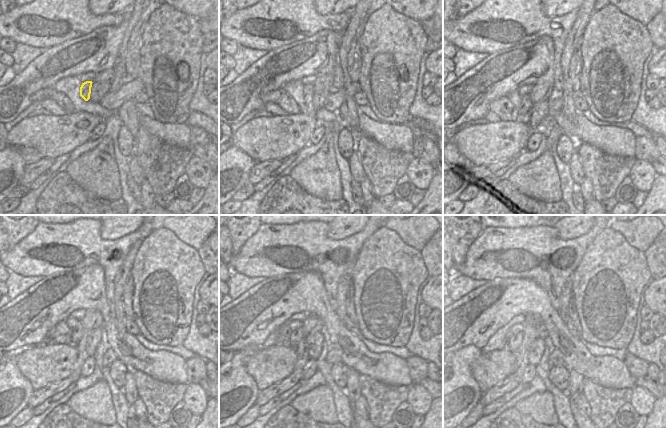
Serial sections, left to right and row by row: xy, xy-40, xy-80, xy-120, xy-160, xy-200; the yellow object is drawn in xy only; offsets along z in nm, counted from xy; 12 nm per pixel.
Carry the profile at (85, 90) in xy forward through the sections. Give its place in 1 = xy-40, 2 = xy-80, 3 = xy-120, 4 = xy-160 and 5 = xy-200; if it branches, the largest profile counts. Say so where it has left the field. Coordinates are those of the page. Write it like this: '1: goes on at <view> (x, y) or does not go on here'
1: goes on at xy-40 (308, 91)
2: goes on at xy-80 (526, 105)
3: goes on at xy-120 (77, 332)
4: goes on at xy-160 (296, 336)
5: goes on at xy-200 (513, 343)

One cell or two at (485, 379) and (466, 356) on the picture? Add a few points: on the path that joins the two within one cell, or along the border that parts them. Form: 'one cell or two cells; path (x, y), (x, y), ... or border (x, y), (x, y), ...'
two cells; border (482, 353), (471, 365), (471, 374), (478, 386)

